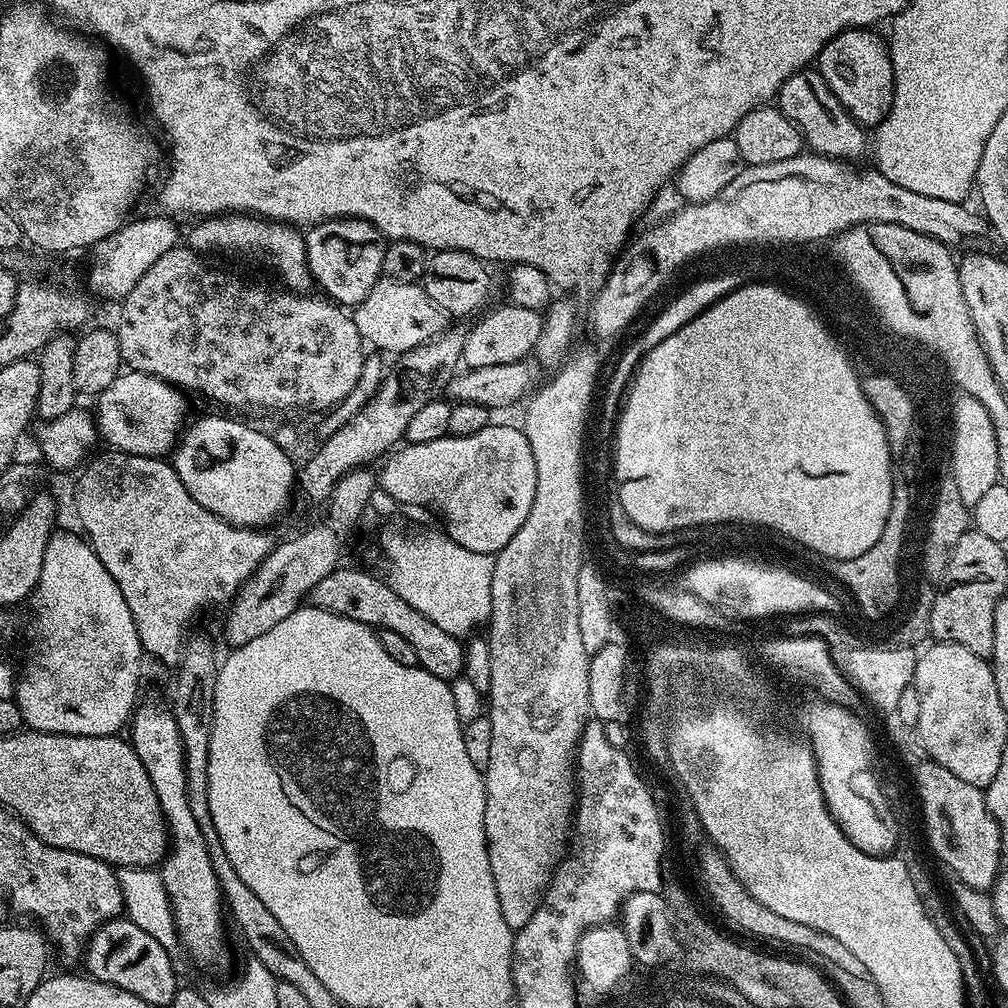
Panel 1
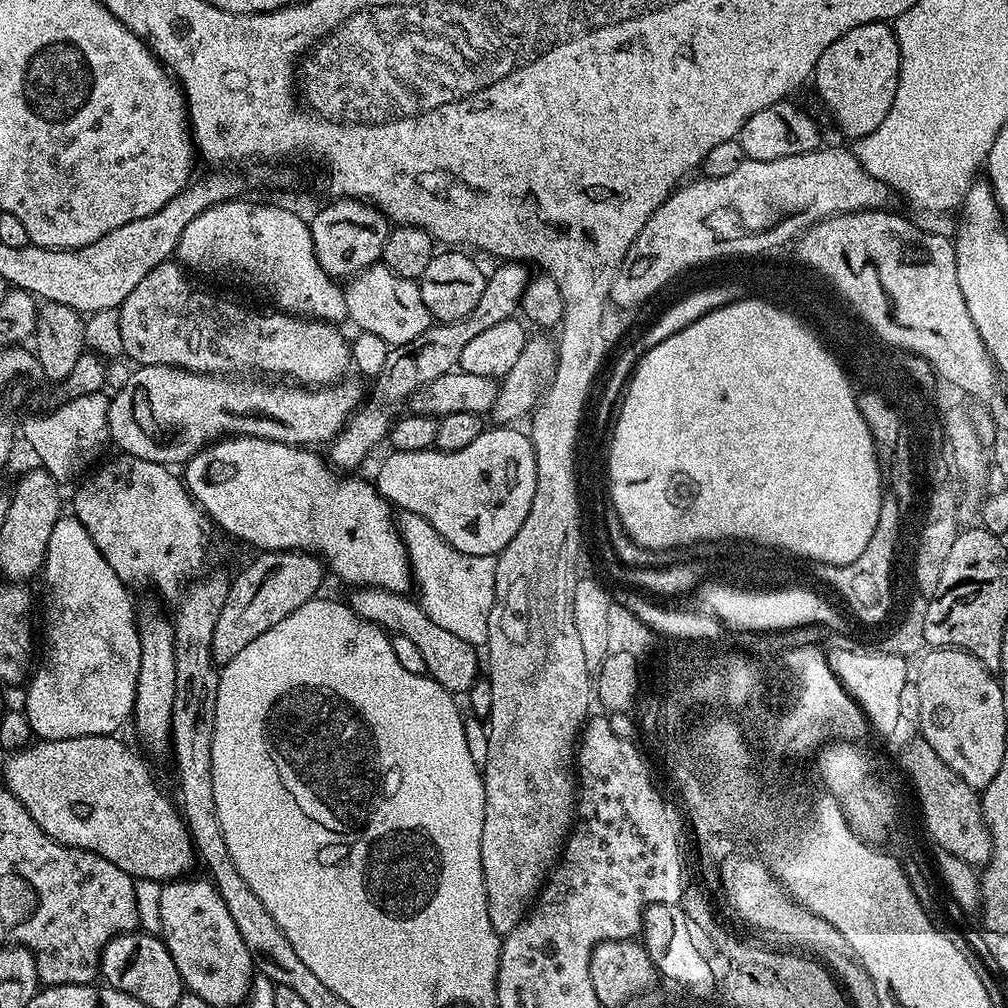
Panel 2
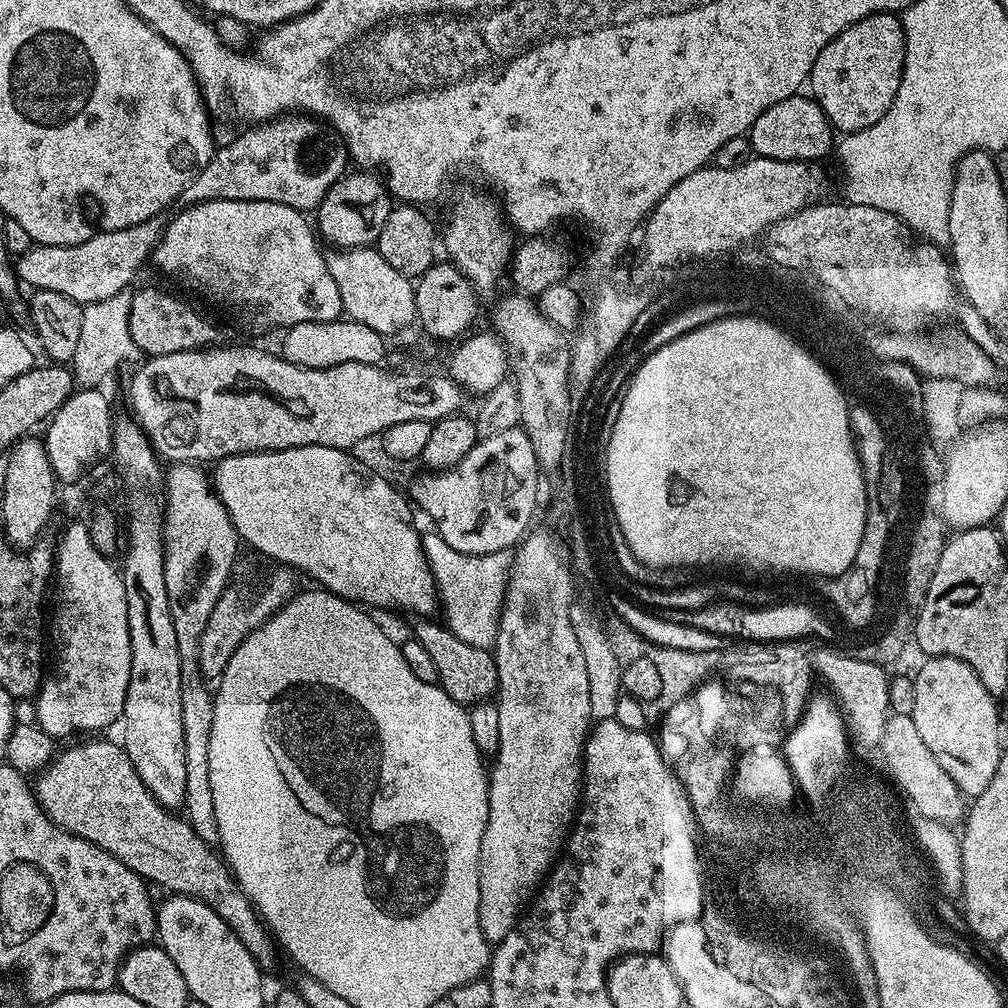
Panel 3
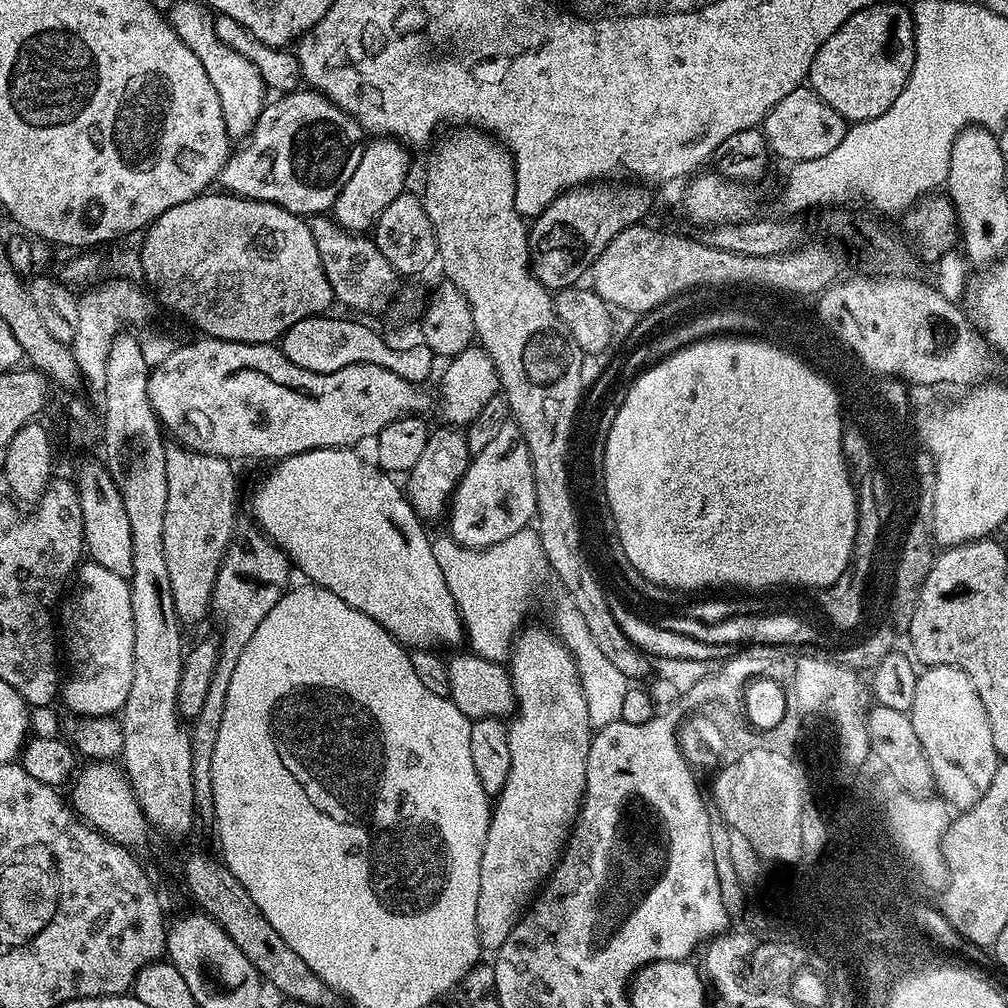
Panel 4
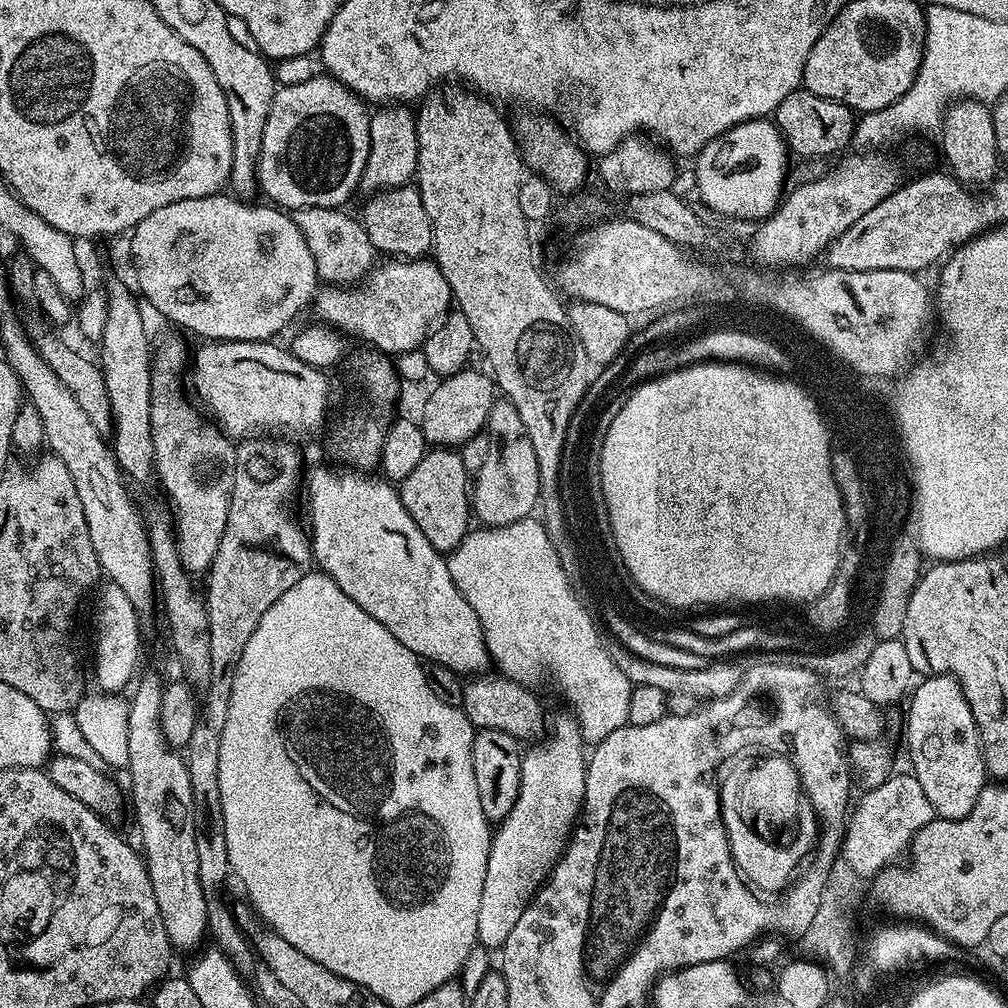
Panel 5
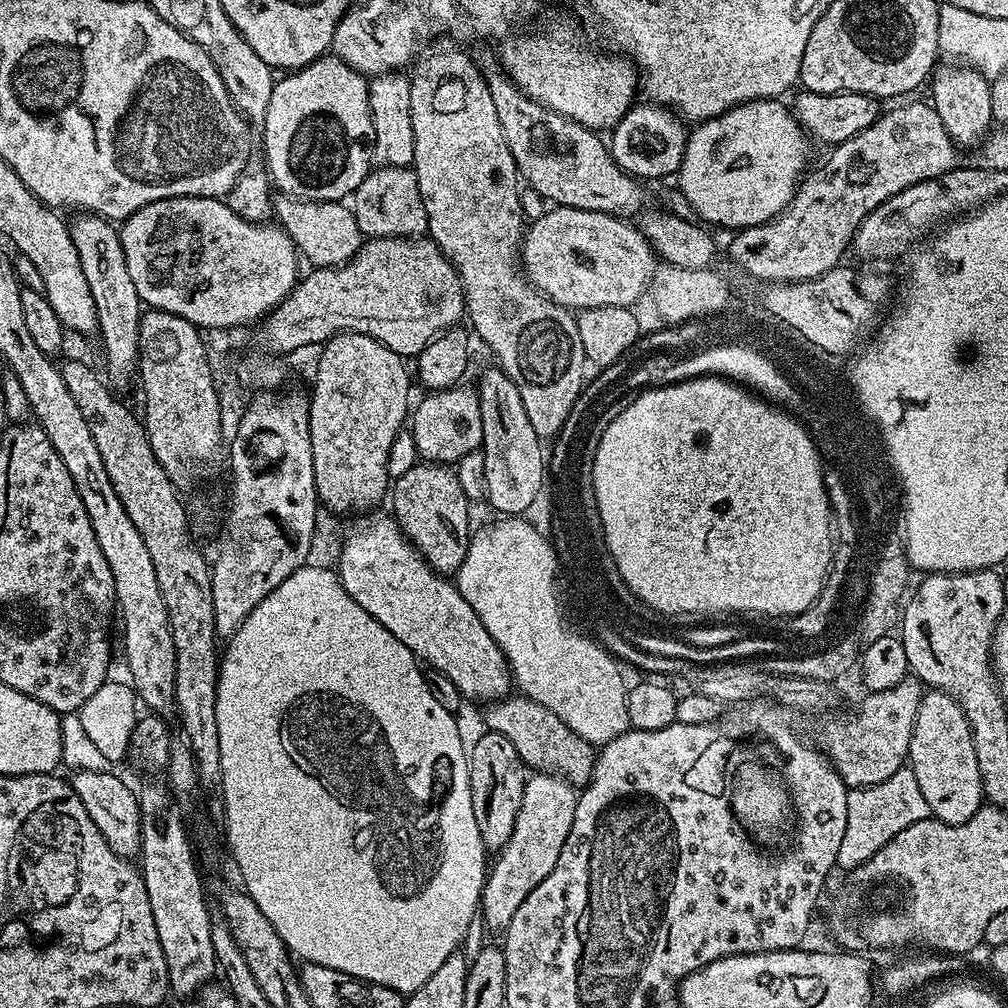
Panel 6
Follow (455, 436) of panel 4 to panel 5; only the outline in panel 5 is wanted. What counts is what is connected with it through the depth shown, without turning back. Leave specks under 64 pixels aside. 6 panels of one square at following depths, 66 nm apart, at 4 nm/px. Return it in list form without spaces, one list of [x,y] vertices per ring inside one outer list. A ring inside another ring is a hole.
[[[452,446],[429,447],[424,453],[422,462],[418,462],[413,472],[406,474],[406,478],[399,481],[398,491],[402,498],[402,506],[406,506],[406,514],[410,514],[414,522],[418,522],[418,530],[426,534],[430,546],[434,546],[434,550],[438,550],[441,554],[455,551],[462,542],[462,538],[470,531],[470,525],[468,525],[468,520],[470,521],[470,473],[466,470],[466,466],[462,466],[459,451]]]

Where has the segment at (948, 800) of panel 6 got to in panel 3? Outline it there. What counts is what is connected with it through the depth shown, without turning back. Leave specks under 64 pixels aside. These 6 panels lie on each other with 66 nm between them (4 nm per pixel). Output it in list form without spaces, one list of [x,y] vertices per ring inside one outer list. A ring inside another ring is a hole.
[[[933,656],[923,661],[917,672],[914,672],[914,710],[912,720],[918,728],[919,737],[926,742],[927,749],[938,760],[950,778],[957,783],[965,797],[975,798],[990,786],[990,778],[994,778],[994,770],[998,770],[998,762],[1002,745],[1000,745],[1000,712],[996,709],[997,697],[982,686],[978,674],[966,662],[949,656]]]

